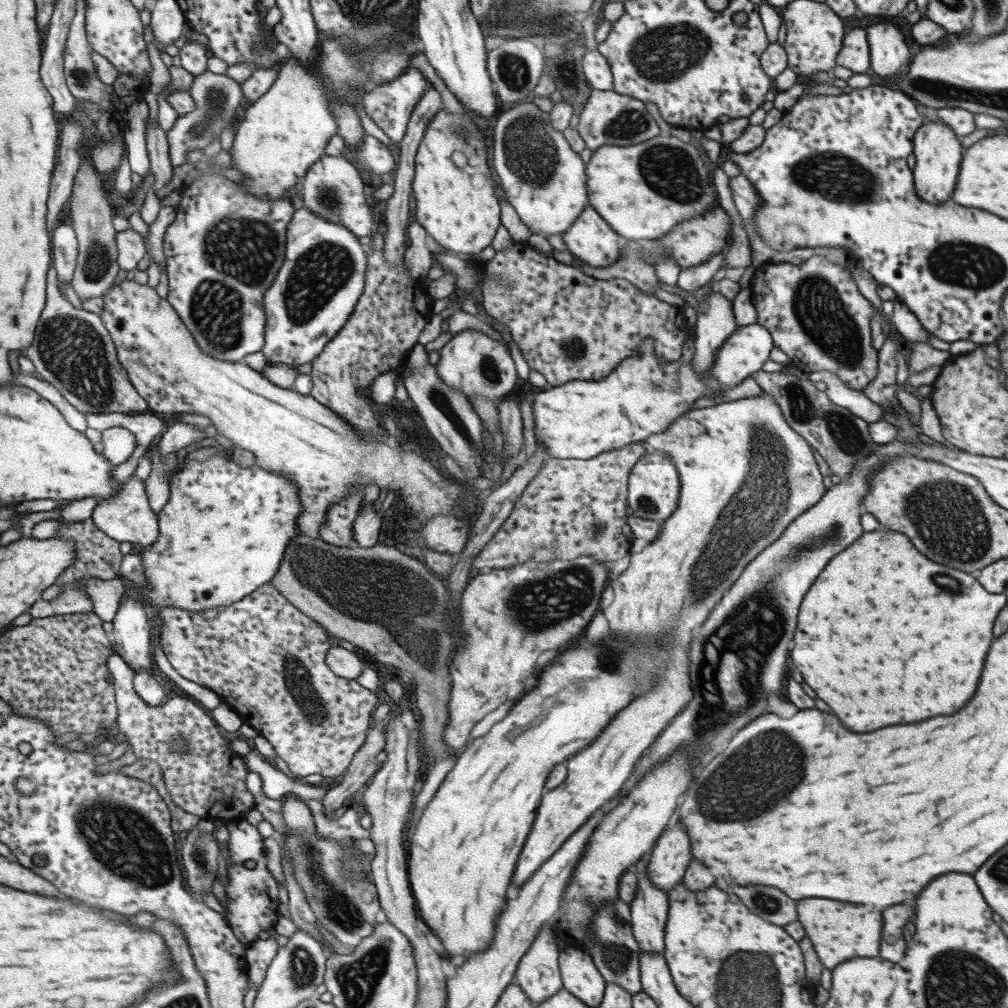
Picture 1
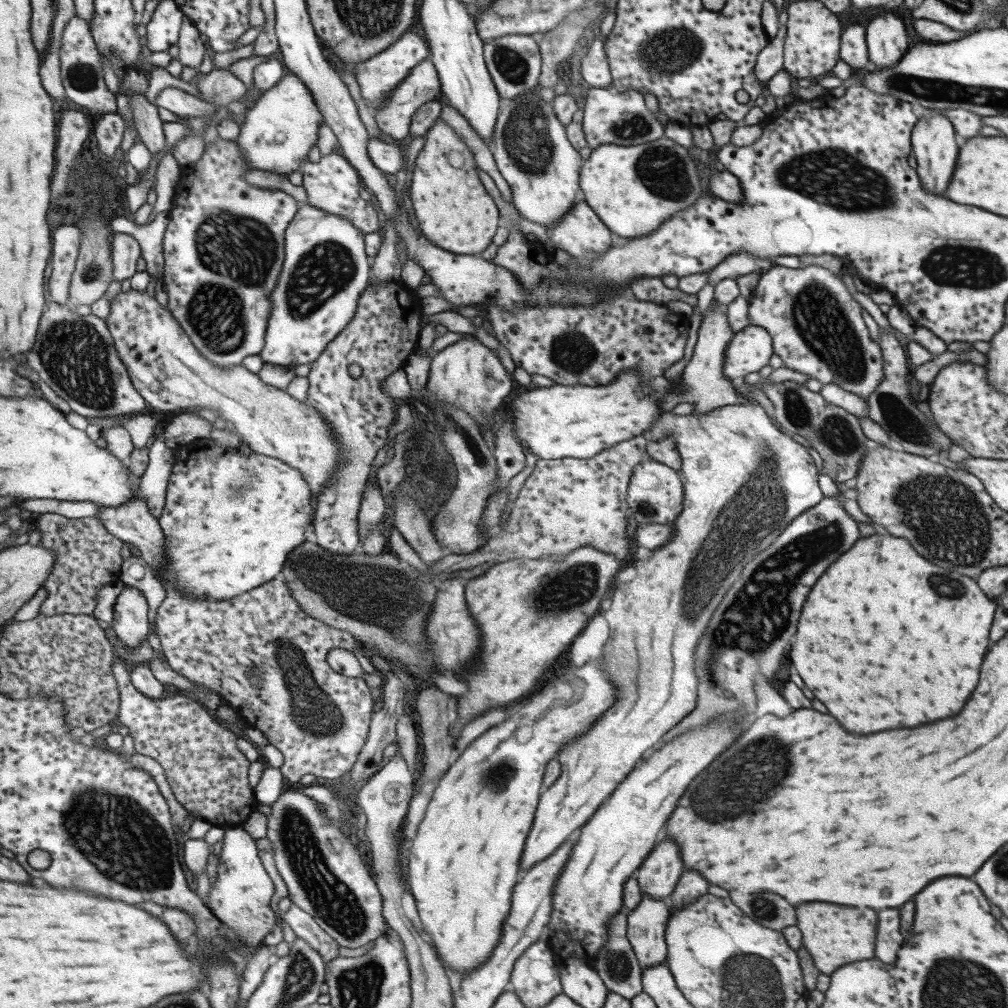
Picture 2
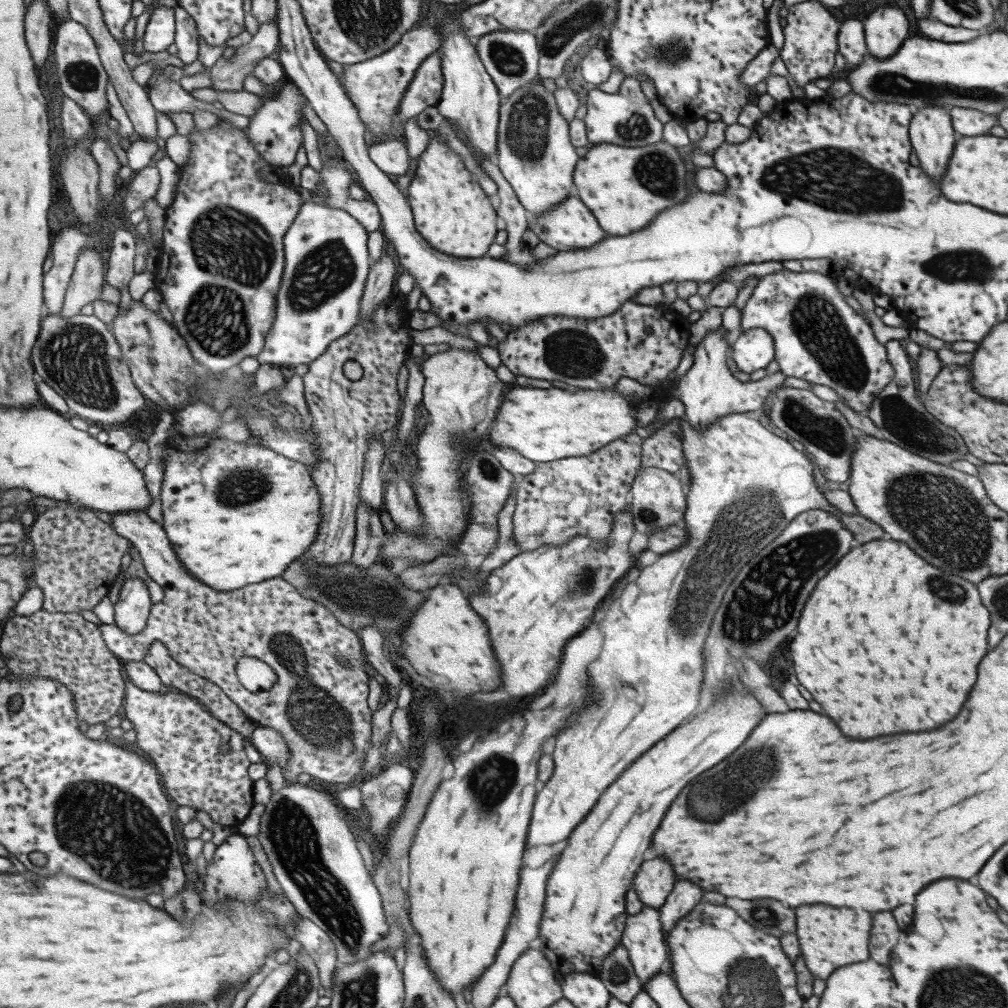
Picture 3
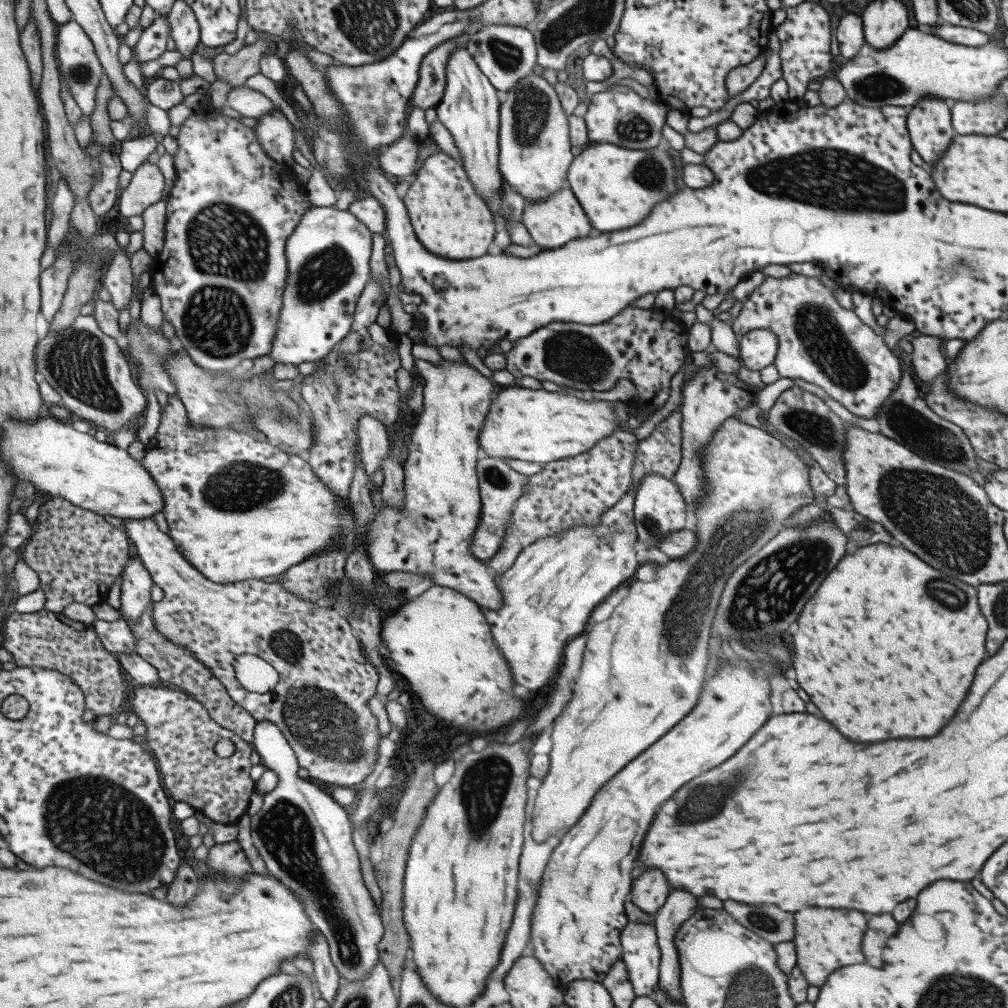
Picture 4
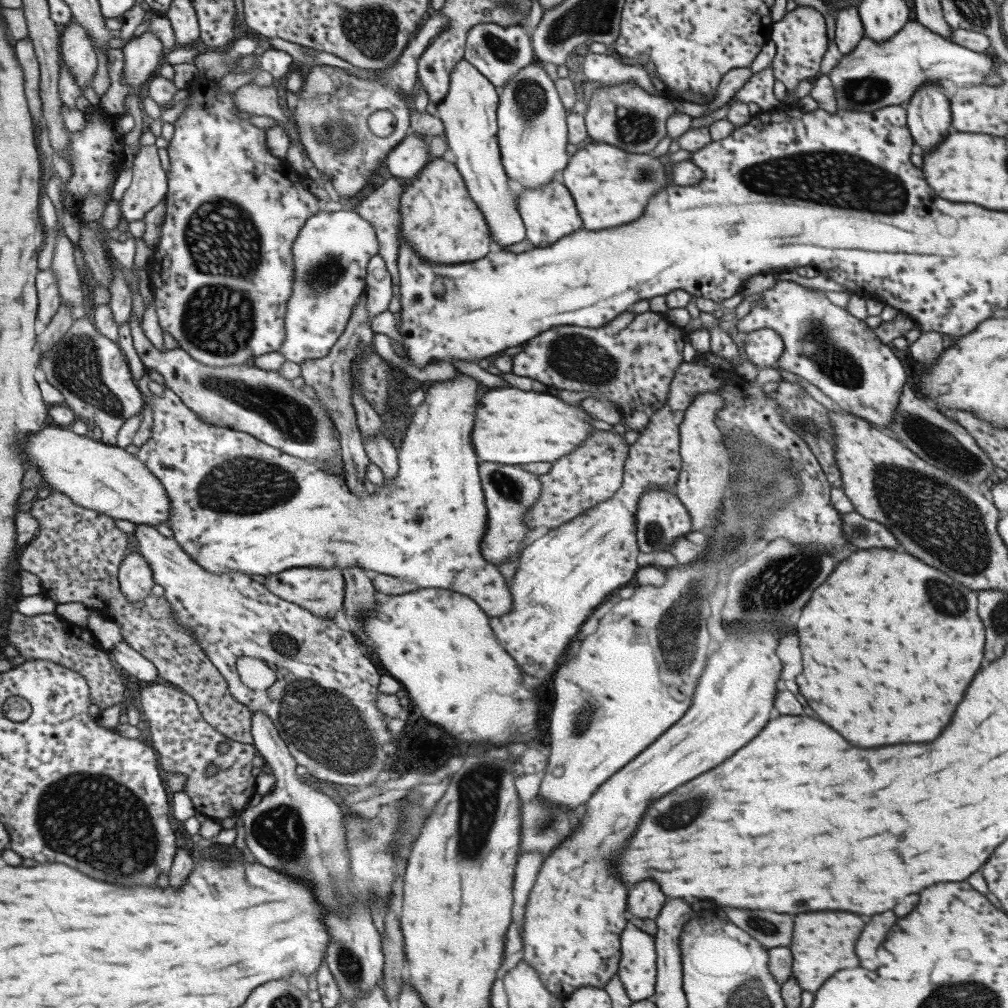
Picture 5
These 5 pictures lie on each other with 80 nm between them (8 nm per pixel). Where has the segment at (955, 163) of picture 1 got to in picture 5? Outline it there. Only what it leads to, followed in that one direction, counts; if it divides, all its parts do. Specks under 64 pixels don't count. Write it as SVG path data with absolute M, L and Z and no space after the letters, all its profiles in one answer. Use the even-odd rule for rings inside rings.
M926 82L915 89L913 96L908 100L906 110L906 125L912 142L920 146L923 153L935 148L949 132L950 102L942 93L942 88L934 82Z

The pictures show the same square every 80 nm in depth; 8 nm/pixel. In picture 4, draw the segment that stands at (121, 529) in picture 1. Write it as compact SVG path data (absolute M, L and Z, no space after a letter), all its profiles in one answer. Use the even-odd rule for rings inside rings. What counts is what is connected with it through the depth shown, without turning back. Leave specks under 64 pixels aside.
M146 518L141 520L124 519L124 528L130 539L133 540L134 545L138 550L138 556L145 565L145 568L151 573L155 584L161 587L164 591L164 597L161 601L154 603L154 621L156 629L161 635L167 637L169 641L175 642L175 645L181 645L185 647L187 651L195 653L195 657L201 660L201 663L205 667L211 669L211 673L215 673L215 678L222 681L226 685L231 699L238 702L243 706L243 709L247 709L258 721L270 720L272 724L277 724L280 729L285 733L286 737L297 753L300 767L306 769L310 776L319 781L324 781L328 784L337 784L338 786L353 787L359 782L363 782L367 776L369 776L379 758L379 742L381 742L381 736L379 736L379 720L377 716L373 714L373 710L367 706L367 702L373 698L373 694L378 691L379 684L379 672L377 668L369 662L367 656L363 654L363 648L361 648L360 639L355 636L354 629L347 618L343 618L339 612L336 612L333 608L322 607L319 603L302 599L294 592L288 591L283 581L265 582L262 579L242 580L242 582L230 582L229 584L217 584L212 580L209 580L202 572L199 572L198 568L195 568L191 561L187 560L187 557L182 553L178 545L171 538L169 533L163 532L158 525L158 522L153 518ZM98 618L93 625L109 653L137 654L137 638L131 634L131 628L123 618L115 622ZM245 654L253 654L259 656L269 662L280 675L280 683L271 691L265 694L249 692L237 679L235 662L239 656ZM373 732L373 750L363 750L363 742L367 738L367 734Z

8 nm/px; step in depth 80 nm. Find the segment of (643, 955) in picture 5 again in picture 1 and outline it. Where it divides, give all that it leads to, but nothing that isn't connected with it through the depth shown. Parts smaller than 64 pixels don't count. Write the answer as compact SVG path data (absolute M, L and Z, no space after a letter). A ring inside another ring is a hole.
M650 850L632 867L637 877L634 897L628 904L632 935L639 952L661 953L664 949L664 924L668 910L666 893L657 888L646 875Z

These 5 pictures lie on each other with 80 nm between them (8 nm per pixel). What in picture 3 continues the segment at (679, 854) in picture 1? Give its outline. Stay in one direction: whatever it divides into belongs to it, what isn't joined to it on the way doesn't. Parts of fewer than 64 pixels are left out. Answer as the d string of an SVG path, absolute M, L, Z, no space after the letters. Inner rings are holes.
M651 858L640 864L632 880L632 888L647 908L659 907L665 902L671 886L675 882L671 864L665 858Z

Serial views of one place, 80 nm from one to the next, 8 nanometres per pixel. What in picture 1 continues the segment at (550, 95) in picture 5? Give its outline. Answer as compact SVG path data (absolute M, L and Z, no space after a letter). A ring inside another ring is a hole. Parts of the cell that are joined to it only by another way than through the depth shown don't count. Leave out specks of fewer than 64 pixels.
M530 97L506 106L503 112L496 115L494 126L492 138L495 142L493 142L493 160L490 164L495 168L495 174L503 188L501 196L511 204L519 220L532 234L543 237L562 236L588 205L585 164L580 160L579 154L573 152L562 133L554 129L549 112L545 113L533 105Z

